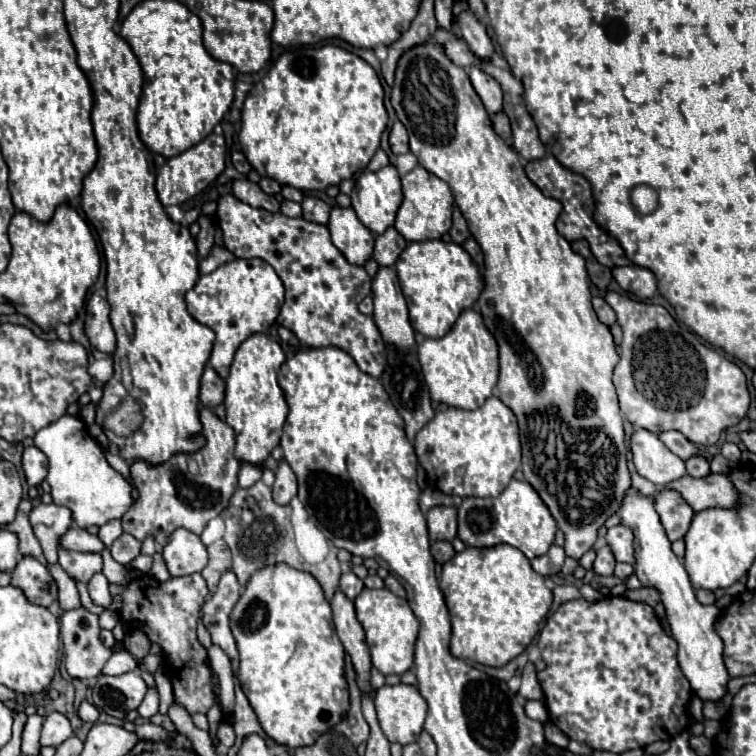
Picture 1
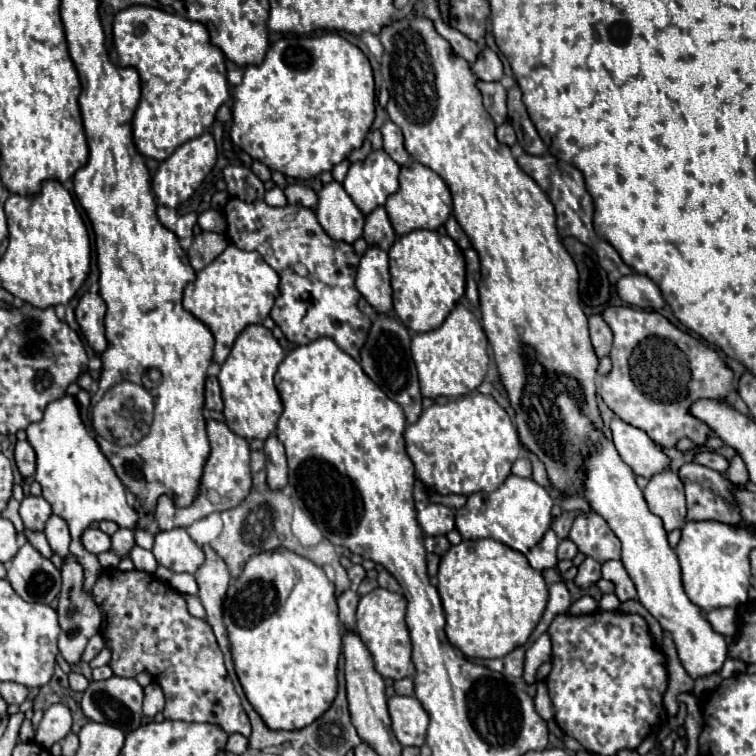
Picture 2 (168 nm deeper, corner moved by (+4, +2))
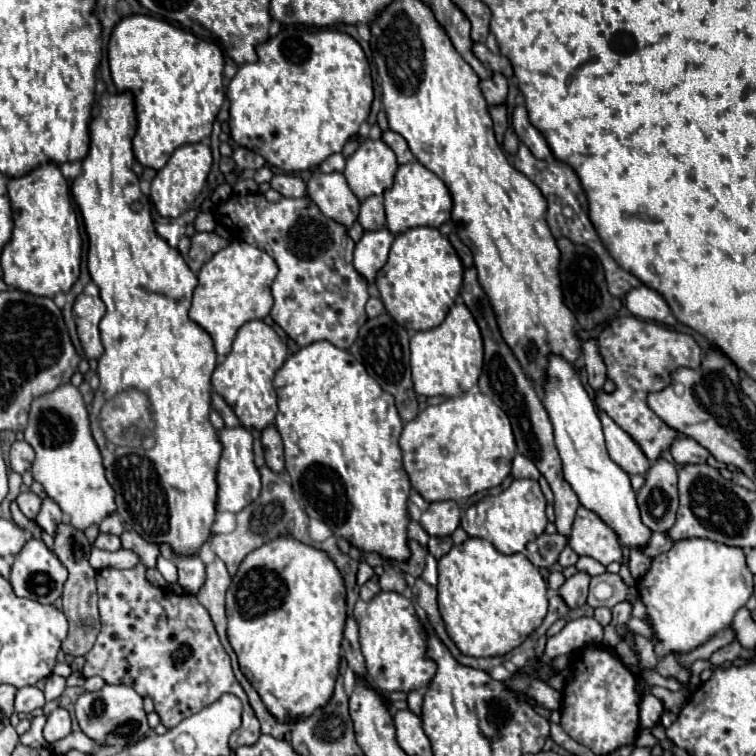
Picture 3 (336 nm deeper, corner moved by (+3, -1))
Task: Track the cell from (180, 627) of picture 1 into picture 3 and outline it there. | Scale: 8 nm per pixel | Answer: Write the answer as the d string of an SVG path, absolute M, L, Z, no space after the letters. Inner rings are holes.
M137 564L131 570L115 570L105 568L97 572L97 590L99 590L99 612L101 612L101 632L97 636L95 646L87 652L87 662L83 666L83 676L101 676L107 684L125 684L135 688L141 696L151 696L155 702L155 712L159 714L161 722L167 728L177 726L181 720L197 714L205 706L219 700L223 694L233 694L243 702L243 722L241 728L235 730L229 738L231 750L255 744L261 736L259 732L259 720L255 718L247 696L239 682L233 676L231 662L227 652L223 650L219 636L213 628L213 620L209 612L201 604L197 604L197 598L191 594L177 596L167 588L159 588L149 584L145 578L145 566Z

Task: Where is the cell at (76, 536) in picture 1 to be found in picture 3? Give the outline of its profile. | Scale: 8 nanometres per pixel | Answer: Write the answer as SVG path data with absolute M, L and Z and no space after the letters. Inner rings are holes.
M99 534L97 540L93 542L93 546L107 550L107 552L115 552L121 548L121 540L119 540L119 536L113 536L113 534Z

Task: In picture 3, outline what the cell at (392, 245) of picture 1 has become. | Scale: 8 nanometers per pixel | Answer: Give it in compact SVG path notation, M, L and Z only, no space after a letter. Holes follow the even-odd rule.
M371 196L361 202L359 210L359 224L363 230L383 230L385 228L385 210L383 210L383 196Z

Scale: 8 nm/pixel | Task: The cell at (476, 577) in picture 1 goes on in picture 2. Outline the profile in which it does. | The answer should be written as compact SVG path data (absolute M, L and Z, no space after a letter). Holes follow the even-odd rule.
M494 539L452 545L440 561L438 593L446 615L448 641L474 659L504 657L524 645L548 603L542 573L532 569L520 551Z

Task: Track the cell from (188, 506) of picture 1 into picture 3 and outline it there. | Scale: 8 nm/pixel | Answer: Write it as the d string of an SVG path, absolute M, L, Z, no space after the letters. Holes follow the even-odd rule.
M243 426L223 428L217 434L223 446L223 454L217 470L217 512L239 512L247 504L251 504L261 490L259 472L253 464L253 436Z

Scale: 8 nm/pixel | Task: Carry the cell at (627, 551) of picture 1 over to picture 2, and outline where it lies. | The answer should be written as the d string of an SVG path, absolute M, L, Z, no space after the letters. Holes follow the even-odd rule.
M586 511L574 519L568 535L576 543L580 553L606 563L610 559L620 559L620 541L608 527L608 523L594 511Z

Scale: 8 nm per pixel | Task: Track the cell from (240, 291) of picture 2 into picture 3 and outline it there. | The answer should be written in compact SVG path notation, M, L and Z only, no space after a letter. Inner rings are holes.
M239 240L231 242L227 248L203 264L201 272L197 274L199 284L193 292L189 318L209 332L219 356L227 356L231 352L235 334L245 322L263 320L269 314L273 306L271 284L275 276L277 264L273 258L267 252Z

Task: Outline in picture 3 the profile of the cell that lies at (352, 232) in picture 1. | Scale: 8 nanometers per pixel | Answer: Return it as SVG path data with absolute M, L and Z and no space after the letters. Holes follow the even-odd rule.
M341 172L313 174L307 182L307 194L327 218L345 228L351 228L355 224L361 202L351 192Z

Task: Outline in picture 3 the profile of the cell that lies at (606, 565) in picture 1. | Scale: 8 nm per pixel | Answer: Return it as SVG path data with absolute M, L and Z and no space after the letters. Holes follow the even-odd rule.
M577 572L575 576L571 576L561 588L559 588L559 596L565 600L565 604L569 608L577 608L583 606L587 600L587 588L589 588L591 576L587 572Z

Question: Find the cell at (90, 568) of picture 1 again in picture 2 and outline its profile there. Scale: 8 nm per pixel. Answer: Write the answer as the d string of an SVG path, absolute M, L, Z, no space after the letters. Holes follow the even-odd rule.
M54 513L48 517L46 521L46 527L44 527L44 533L46 533L46 539L52 547L54 553L58 553L60 557L66 557L68 555L68 547L70 547L70 533L68 533L68 525L62 517L56 517Z

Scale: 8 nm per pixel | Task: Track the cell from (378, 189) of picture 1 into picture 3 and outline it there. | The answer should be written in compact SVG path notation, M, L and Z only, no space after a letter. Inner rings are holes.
M365 140L343 170L349 188L359 200L379 196L393 186L399 164L393 150L383 140Z

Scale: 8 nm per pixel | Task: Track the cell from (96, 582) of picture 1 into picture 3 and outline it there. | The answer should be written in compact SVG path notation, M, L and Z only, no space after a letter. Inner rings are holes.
M63 384L55 392L33 400L25 440L35 450L33 478L45 488L47 496L59 504L73 528L85 530L91 524L101 524L103 518L117 510L115 492L105 478L101 452L89 430L87 408L73 384Z

